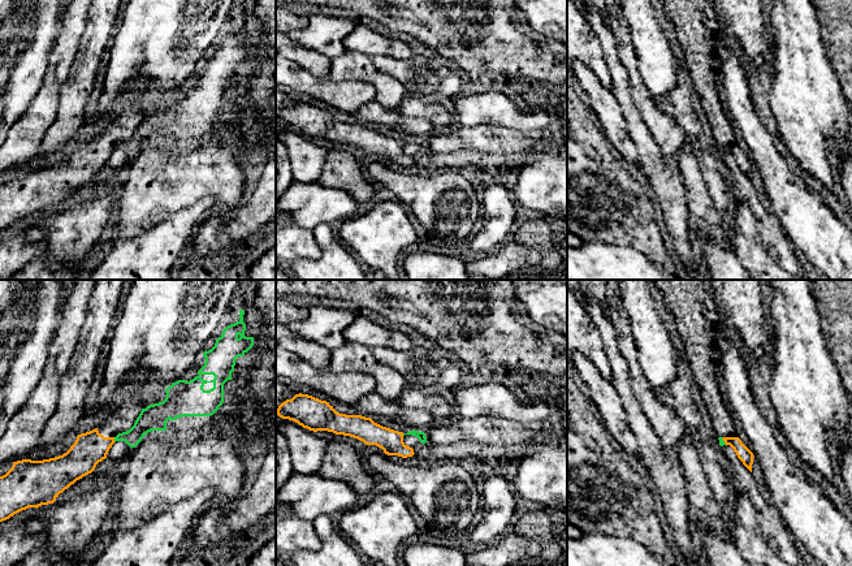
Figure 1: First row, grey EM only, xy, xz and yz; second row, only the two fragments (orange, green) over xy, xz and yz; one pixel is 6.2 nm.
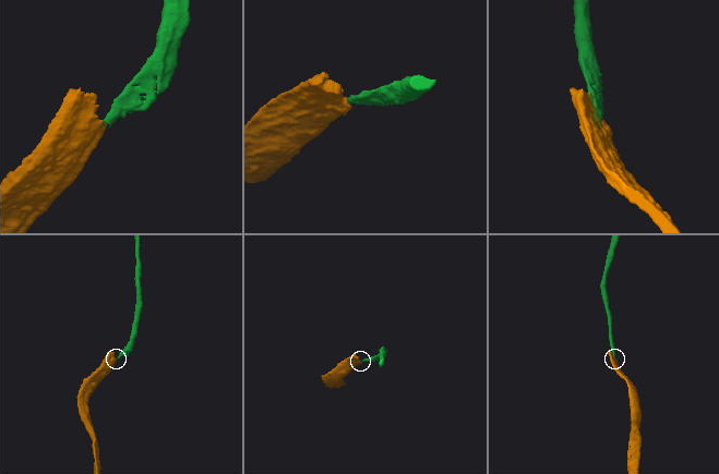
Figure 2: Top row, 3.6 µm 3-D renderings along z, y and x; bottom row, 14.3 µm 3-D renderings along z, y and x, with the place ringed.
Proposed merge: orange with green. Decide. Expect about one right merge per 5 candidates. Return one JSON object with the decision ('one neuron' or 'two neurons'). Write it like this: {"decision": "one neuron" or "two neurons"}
{"decision": "two neurons"}

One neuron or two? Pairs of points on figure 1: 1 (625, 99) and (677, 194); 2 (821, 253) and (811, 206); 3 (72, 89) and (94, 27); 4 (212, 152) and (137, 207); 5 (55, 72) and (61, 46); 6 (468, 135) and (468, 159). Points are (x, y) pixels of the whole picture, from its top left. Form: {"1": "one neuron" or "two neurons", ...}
{"1": "one neuron", "2": "one neuron", "3": "one neuron", "4": "one neuron", "5": "one neuron", "6": "two neurons"}

